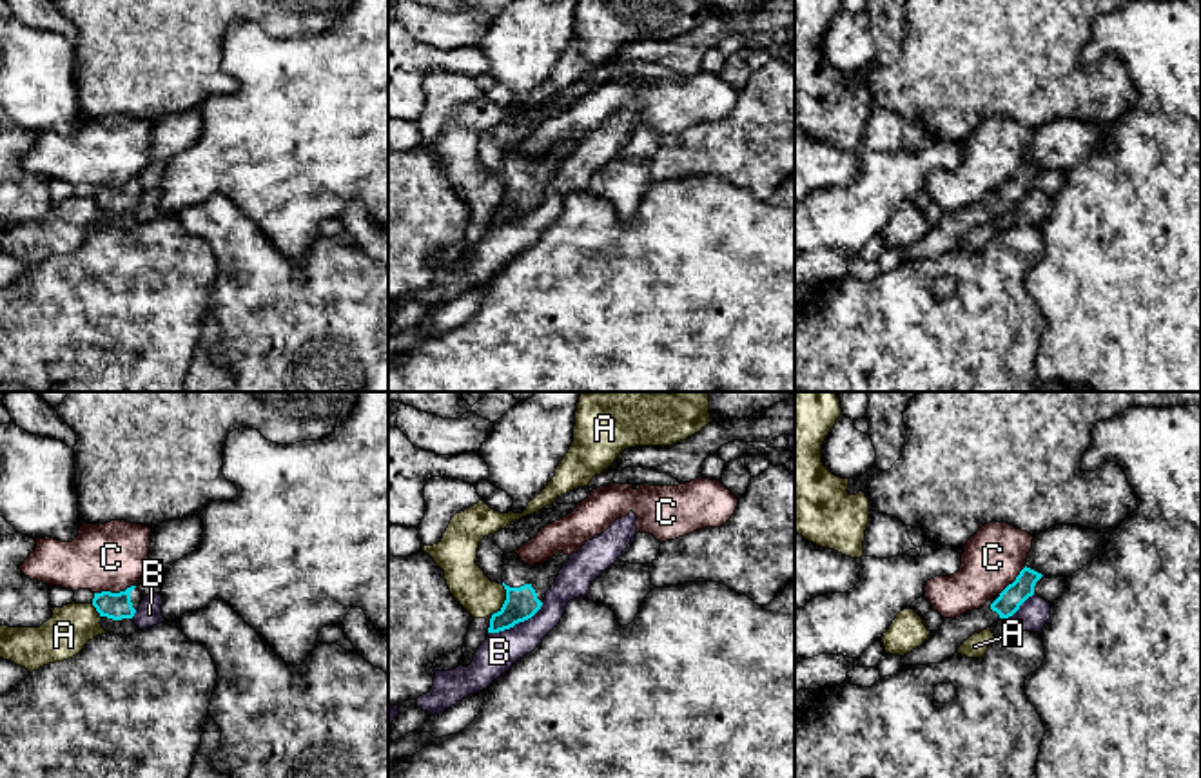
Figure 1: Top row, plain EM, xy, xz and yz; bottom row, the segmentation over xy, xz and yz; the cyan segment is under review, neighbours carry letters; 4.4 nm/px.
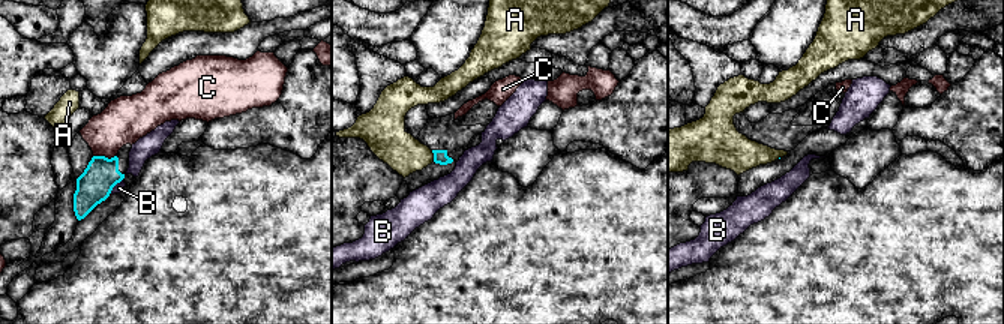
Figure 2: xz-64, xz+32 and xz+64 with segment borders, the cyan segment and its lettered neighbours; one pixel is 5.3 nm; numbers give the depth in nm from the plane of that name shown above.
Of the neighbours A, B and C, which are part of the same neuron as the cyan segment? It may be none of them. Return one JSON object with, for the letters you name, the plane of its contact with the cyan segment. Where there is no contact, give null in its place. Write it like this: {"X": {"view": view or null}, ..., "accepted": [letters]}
{"accepted": []}

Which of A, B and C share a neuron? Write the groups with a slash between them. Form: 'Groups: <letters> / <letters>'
Groups: A / B / C

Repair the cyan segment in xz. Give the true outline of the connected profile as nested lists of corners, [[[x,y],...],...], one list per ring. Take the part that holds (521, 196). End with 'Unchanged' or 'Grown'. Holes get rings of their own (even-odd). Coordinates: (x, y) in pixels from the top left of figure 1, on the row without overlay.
[[[557,145],[546,156],[528,160],[517,147],[506,147],[503,160],[506,194],[503,201],[492,209],[488,227],[504,225],[532,212],[541,203],[546,185],[570,151],[571,149]]]. Grown

